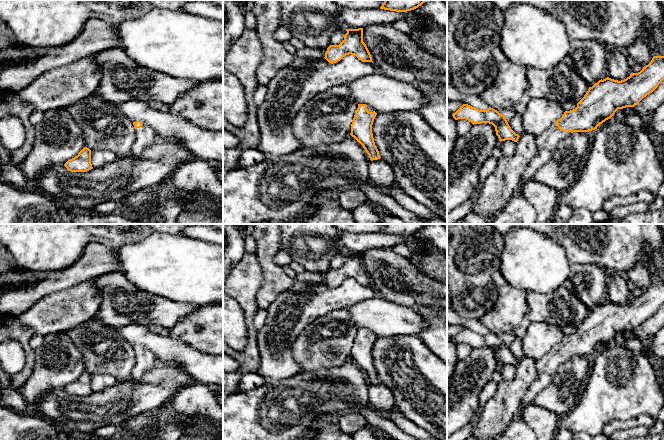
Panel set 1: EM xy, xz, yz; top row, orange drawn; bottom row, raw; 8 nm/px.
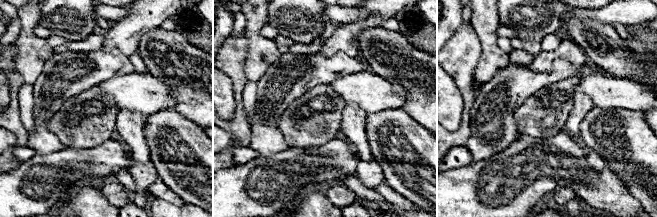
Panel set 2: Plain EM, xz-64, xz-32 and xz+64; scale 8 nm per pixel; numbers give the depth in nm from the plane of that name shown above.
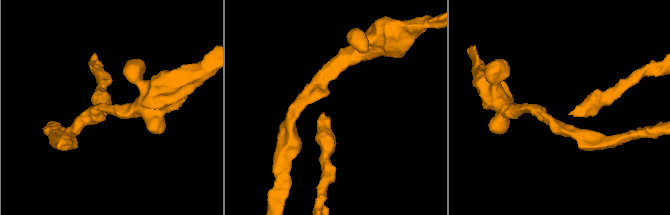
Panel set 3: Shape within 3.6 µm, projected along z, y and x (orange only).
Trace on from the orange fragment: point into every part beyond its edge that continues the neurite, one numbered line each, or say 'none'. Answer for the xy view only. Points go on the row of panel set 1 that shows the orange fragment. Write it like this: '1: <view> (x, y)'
1: xy (144, 136)

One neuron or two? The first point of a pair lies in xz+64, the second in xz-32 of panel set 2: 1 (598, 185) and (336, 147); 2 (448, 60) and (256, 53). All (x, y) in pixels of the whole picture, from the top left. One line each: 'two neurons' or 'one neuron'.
1: one neuron
2: two neurons

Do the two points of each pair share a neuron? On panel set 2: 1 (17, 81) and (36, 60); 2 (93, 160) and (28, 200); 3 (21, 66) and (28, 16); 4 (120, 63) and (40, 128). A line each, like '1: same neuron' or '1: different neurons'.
1: different neurons
2: same neuron
3: same neuron
4: same neuron

